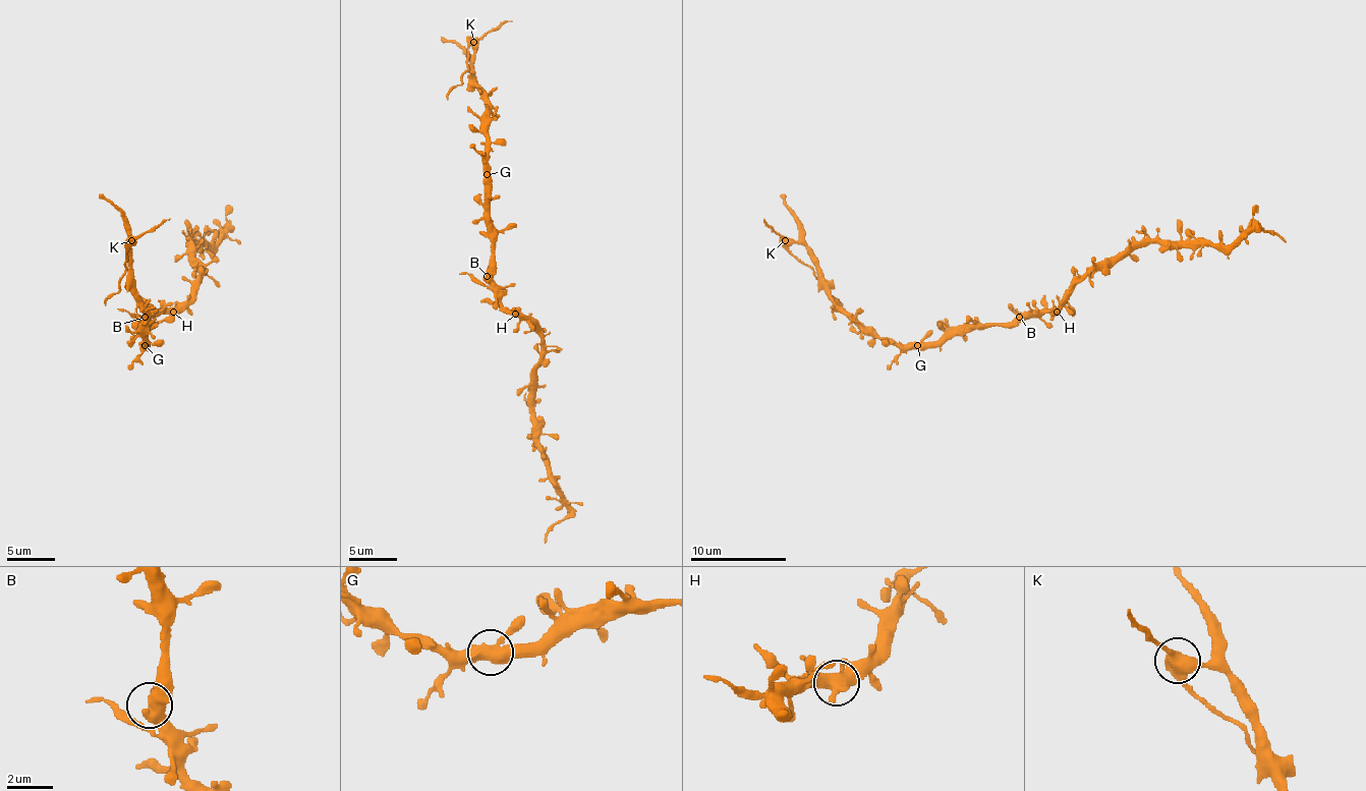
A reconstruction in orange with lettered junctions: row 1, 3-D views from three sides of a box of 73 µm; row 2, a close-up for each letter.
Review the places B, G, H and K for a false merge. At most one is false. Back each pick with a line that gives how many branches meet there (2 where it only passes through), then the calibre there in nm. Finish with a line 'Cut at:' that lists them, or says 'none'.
K: branches 3; calibre 550 nm
Cut at: K

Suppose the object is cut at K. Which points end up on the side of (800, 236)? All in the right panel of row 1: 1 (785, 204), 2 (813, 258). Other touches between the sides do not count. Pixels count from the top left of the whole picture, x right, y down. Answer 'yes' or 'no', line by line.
1: yes
2: yes

